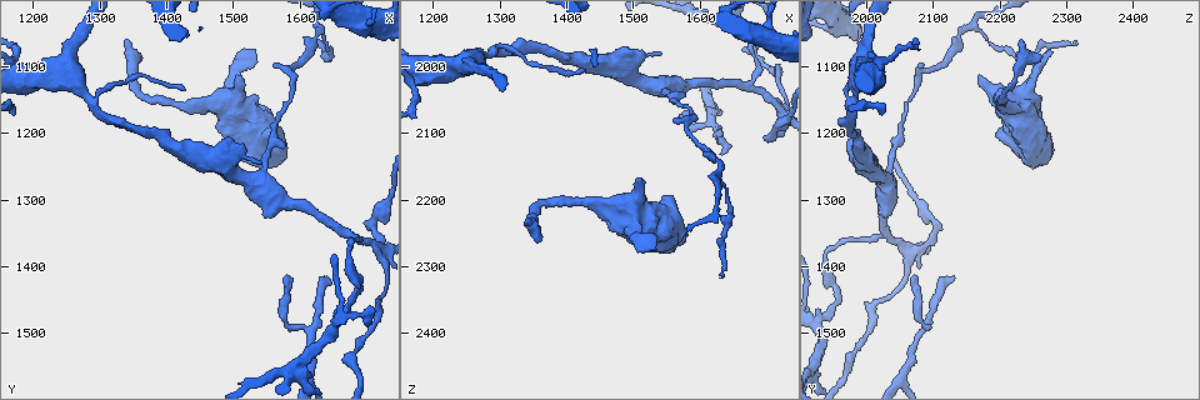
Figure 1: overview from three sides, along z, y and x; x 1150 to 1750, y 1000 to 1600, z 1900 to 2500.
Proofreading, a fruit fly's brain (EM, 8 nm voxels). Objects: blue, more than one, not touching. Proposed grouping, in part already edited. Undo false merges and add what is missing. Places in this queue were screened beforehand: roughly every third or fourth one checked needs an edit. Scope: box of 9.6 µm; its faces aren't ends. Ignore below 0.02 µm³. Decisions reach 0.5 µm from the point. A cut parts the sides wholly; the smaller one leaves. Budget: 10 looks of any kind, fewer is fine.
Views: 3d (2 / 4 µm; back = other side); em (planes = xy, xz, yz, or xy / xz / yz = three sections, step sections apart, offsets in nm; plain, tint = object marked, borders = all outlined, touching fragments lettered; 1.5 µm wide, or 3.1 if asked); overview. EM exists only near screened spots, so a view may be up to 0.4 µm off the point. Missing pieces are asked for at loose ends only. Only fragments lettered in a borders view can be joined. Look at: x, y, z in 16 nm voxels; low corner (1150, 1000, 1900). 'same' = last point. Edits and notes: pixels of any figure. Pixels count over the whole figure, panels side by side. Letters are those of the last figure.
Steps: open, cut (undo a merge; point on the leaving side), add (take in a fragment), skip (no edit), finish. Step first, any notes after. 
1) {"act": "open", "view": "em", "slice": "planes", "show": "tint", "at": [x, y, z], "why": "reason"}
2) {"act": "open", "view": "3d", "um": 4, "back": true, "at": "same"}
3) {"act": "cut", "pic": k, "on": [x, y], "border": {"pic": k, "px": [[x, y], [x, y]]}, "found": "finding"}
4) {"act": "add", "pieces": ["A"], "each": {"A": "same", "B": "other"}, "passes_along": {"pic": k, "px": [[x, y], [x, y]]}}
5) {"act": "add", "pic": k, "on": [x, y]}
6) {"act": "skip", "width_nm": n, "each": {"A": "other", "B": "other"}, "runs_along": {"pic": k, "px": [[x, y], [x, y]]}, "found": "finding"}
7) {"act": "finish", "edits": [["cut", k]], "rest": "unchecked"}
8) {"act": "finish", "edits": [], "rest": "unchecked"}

{"act": "open", "view": "em", "slice": "planes", "show": "borders", "at": [1585, 1300, 2025], "why": "sudden change in width"}

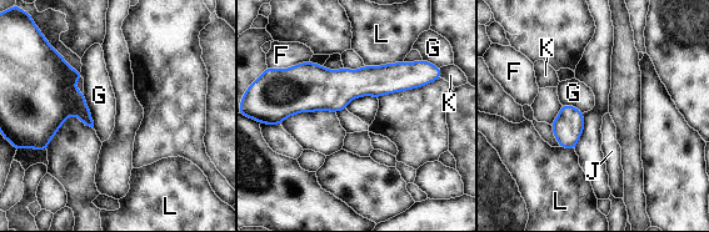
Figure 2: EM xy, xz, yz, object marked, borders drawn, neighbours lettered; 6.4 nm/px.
{"act": "skip", "width_nm": 190, "each": {"F": "other", "G": "other", "J": "other", "K": "other", "L": "other"}, "border": {"pic": 2, "px": [[83, 91], [94, 127]]}, "found": "continuous, no second neuron"}

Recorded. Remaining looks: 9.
{"act": "open", "view": "em", "slice": "planes", "show": "plain", "at": [1570, 1420, 2075]}

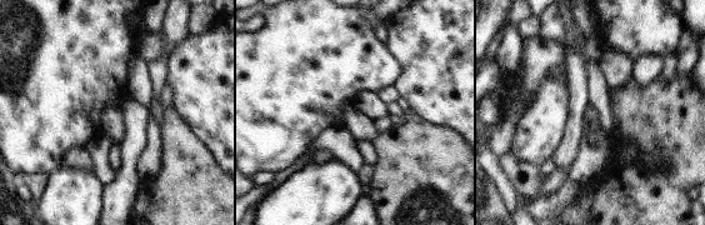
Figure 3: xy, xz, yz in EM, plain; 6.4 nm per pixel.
{"act": "open", "view": "em", "slice": "planes", "show": "borders", "at": "same", "why": "see the neighbours"}

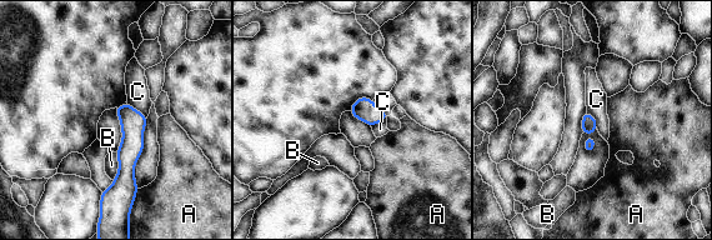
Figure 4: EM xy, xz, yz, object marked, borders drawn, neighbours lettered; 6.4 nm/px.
{"act": "skip", "each": {"A": "other", "B": "other", "C": "other"}, "runs_along": {"pic": 4, "px": [[128, 108], [126, 175], [104, 195]]}, "found": "no lettered fragment goes on from it"}

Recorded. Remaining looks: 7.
{"act": "open", "view": "em", "slice": "planes", "show": "plain", "at": [1580, 1110, 2085], "why": "abrupt turn"}

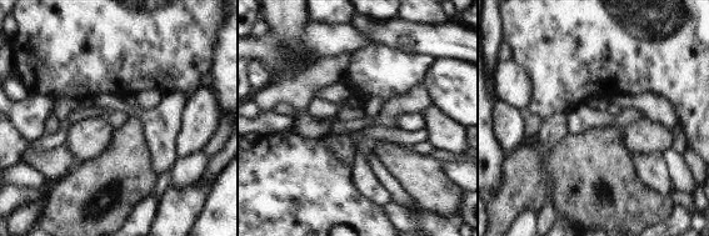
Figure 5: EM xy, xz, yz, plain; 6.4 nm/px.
{"act": "open", "view": "em", "slice": "planes", "show": "borders", "at": "same", "why": "what lies round it"}

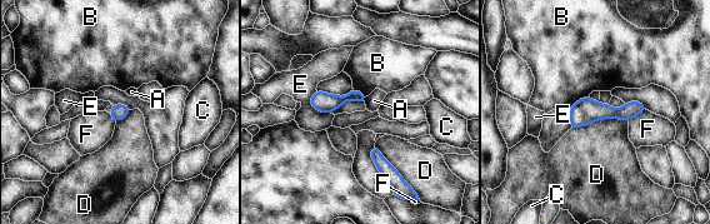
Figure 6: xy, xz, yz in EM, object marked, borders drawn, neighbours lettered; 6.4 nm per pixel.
{"act": "skip", "each": {"A": "other", "B": "other", "C": "other", "D": "other", "E": "other", "F": "other"}, "found": "all the same neuron"}

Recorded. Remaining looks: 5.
{"act": "open", "view": "3d", "um": 2, "back": true, "at": [1505, 1115, 2170], "why": "stops while still wide"}

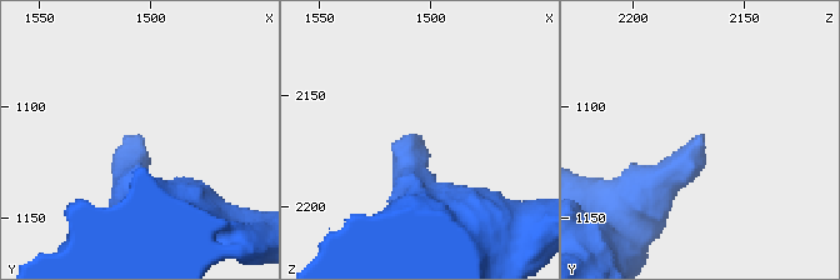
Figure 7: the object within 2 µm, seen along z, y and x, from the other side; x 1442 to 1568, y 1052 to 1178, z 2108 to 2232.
{"act": "open", "view": "em", "slice": "planes", "show": "borders", "at": [1506, 1112, 2168]}

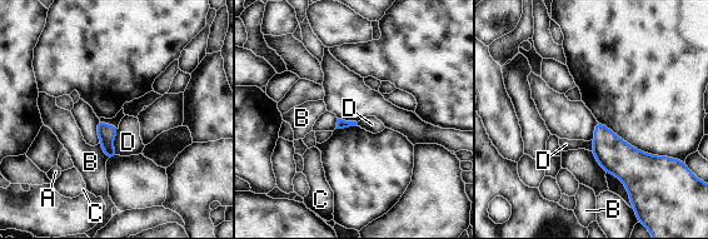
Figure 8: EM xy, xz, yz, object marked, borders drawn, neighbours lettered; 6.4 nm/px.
{"act": "skip", "each": {"A": "other", "B": "other", "C": "other", "D": "other"}, "border": {"pic": 8, "px": [[119, 128], [113, 143], [118, 154]]}, "found": "no lettered fragment goes on from it"}

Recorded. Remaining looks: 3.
{"act": "finish", "edits": [], "rest": "unchecked"}

